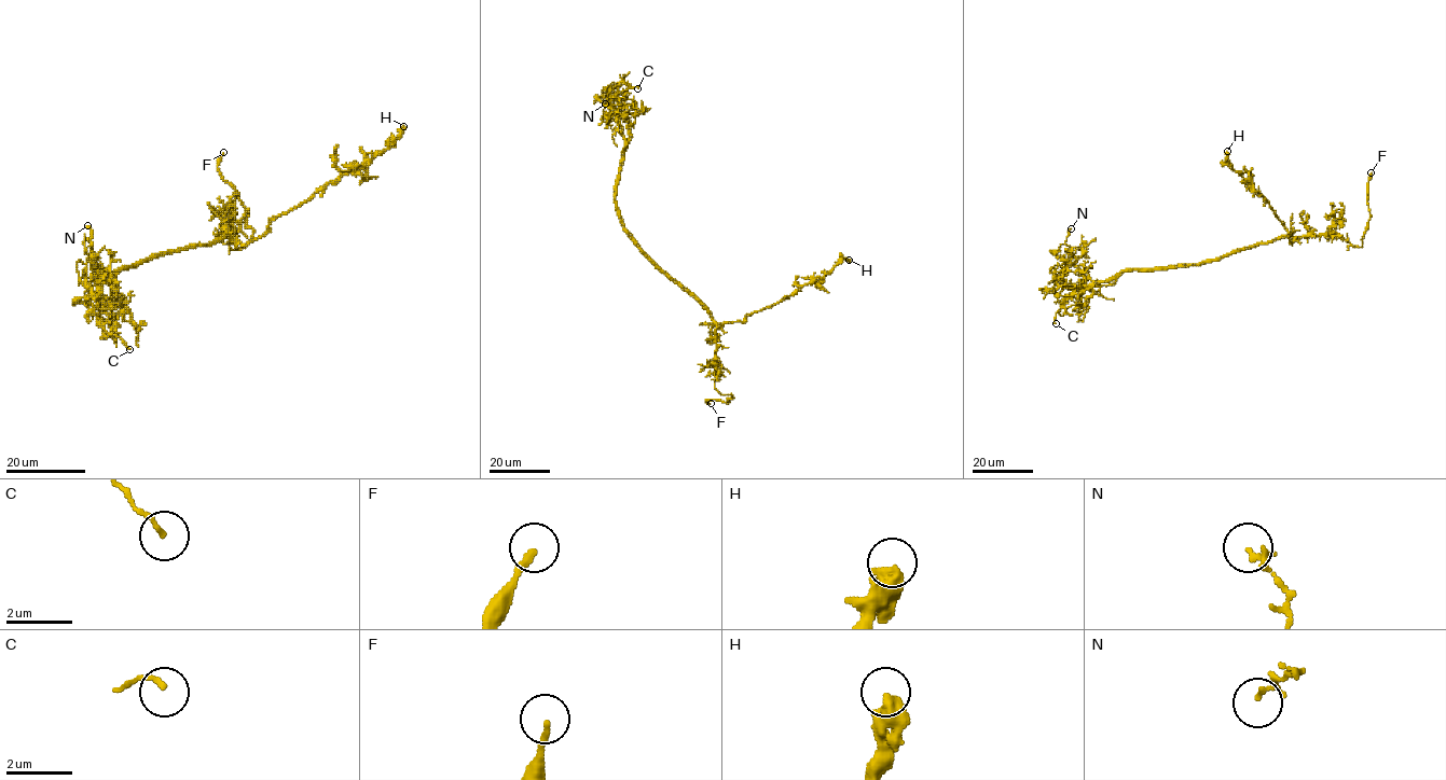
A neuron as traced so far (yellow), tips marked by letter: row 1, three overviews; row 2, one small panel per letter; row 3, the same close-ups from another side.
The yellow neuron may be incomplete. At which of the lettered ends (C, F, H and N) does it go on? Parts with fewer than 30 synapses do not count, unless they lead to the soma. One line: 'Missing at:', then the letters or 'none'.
Missing at: F

